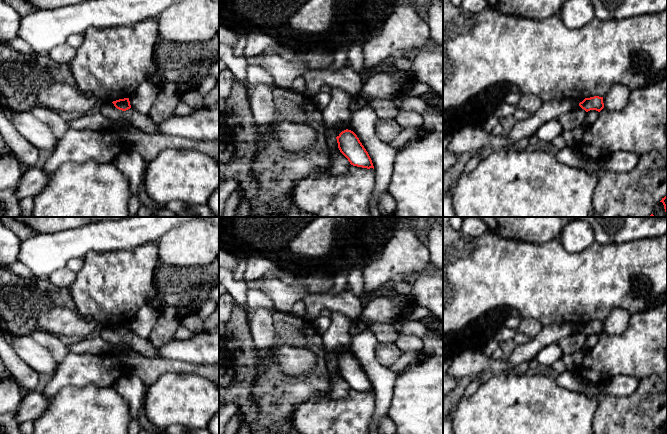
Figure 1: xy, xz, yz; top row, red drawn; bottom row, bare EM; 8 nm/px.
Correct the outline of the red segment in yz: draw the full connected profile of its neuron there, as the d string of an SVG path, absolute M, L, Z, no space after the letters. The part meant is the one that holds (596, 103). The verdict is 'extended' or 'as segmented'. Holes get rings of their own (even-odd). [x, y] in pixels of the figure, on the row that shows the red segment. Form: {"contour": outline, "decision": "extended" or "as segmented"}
{"contour": "M594 96L590 98L585 98L579 103L579 106L586 112L590 110L596 110L600 112L604 108L603 97Z", "decision": "as segmented"}

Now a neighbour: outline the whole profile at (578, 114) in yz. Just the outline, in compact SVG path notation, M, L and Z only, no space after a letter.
M578 106L572 111L559 116L558 121L564 130L573 130L574 128L583 127L583 121L586 114L587 112Z

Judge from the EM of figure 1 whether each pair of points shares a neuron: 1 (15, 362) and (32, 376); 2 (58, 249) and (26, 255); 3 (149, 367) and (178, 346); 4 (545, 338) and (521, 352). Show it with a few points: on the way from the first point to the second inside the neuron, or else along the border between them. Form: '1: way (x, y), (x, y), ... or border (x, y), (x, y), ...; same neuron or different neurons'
1: way (19, 366), (28, 375); same neuron
2: way (50, 252), (34, 253); same neuron
3: border (158, 356), (164, 359), (176, 359), (185, 362); different neurons
4: way (539, 342), (527, 351); same neuron

